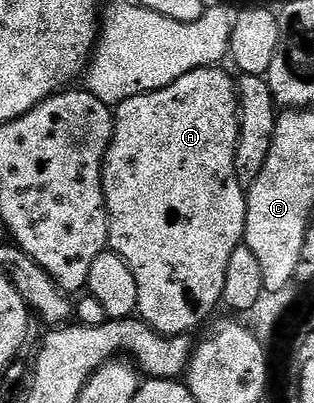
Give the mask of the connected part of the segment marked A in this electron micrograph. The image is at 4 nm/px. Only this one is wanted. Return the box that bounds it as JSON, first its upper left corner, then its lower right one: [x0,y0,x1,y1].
[104,66,247,335]

